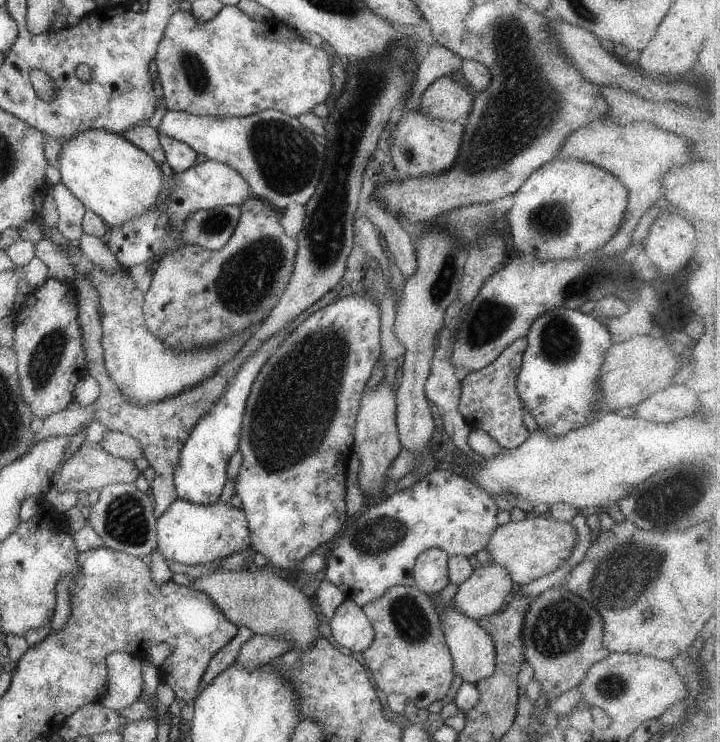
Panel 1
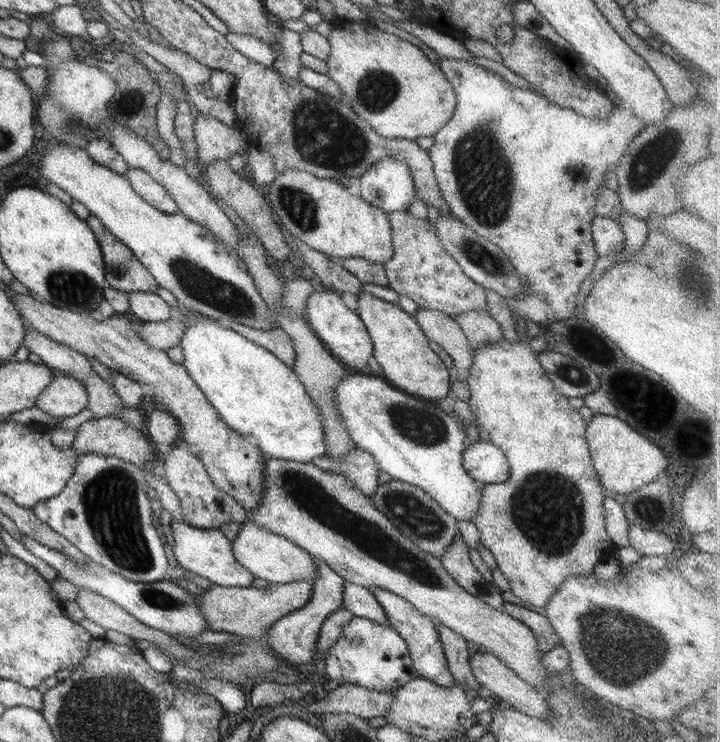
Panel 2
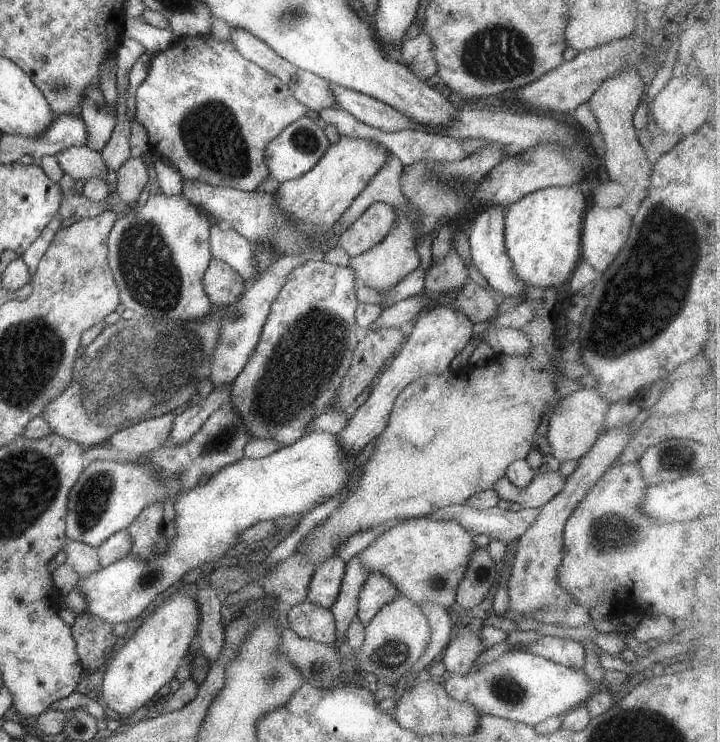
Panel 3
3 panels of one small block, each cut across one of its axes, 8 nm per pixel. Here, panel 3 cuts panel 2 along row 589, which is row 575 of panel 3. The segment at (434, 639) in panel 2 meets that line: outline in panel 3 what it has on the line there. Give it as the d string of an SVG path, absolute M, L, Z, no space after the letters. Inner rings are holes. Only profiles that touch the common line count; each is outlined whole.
M373 572L369 578L363 582L363 586L359 588L357 594L357 620L361 622L361 626L367 626L371 618L377 614L377 611L388 602L399 596L399 590L395 590L395 586L381 576L379 572Z

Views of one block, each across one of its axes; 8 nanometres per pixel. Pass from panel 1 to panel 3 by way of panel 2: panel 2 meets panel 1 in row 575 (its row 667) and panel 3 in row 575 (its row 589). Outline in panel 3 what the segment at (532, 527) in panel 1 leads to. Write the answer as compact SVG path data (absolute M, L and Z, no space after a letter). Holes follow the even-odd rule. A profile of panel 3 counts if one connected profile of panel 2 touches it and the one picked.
M412 517L371 539L369 546L357 554L361 566L369 572L385 576L399 595L415 604L435 604L441 608L454 603L455 590L467 570L471 552L475 550L473 535L453 521L434 521L427 517Z

